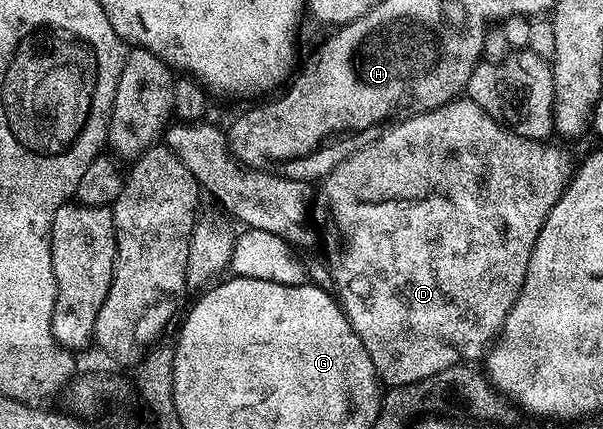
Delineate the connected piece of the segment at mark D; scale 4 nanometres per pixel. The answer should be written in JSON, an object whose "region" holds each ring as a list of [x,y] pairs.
{"region":[[[462,96],[446,106],[395,121],[367,146],[336,164],[336,168],[332,168],[321,179],[322,202],[326,205],[326,227],[322,230],[322,242],[326,245],[326,262],[330,265],[330,278],[334,281],[332,290],[356,336],[360,336],[360,344],[364,344],[368,357],[372,359],[372,368],[376,368],[378,381],[383,387],[416,384],[416,380],[428,380],[428,376],[436,376],[436,372],[444,372],[444,368],[452,368],[463,360],[474,360],[470,358],[478,358],[482,353],[485,355],[501,335],[506,318],[522,291],[528,260],[540,236],[540,228],[544,228],[548,212],[552,212],[572,177],[572,162],[570,166],[565,152],[558,146],[546,145],[550,144],[513,134],[495,118],[488,116],[480,104]]]}

